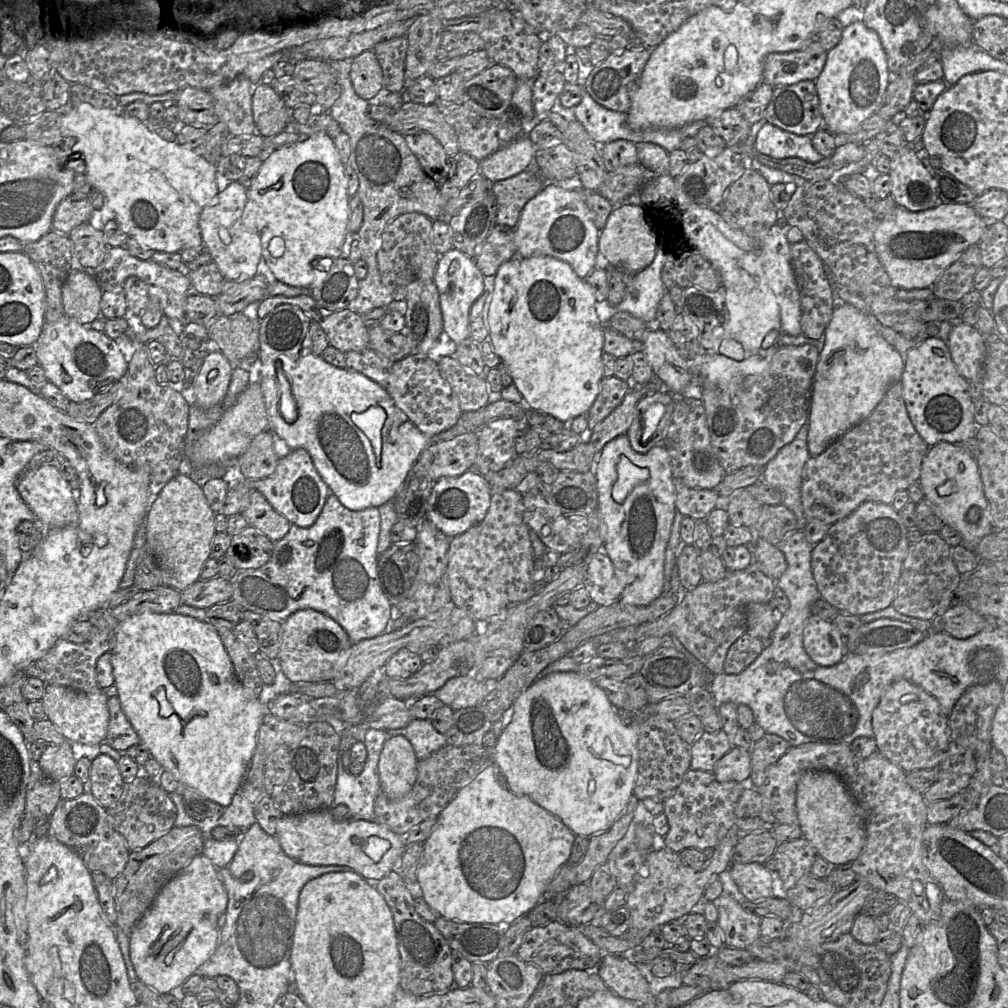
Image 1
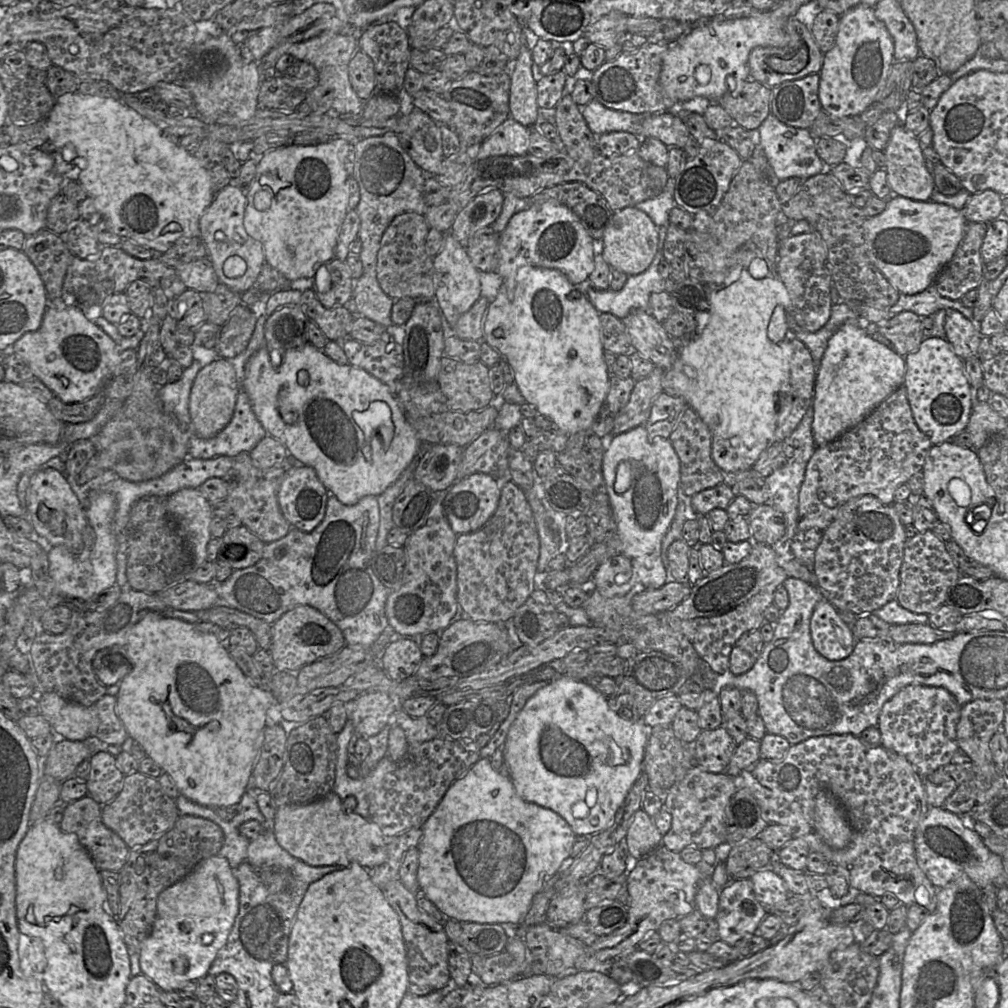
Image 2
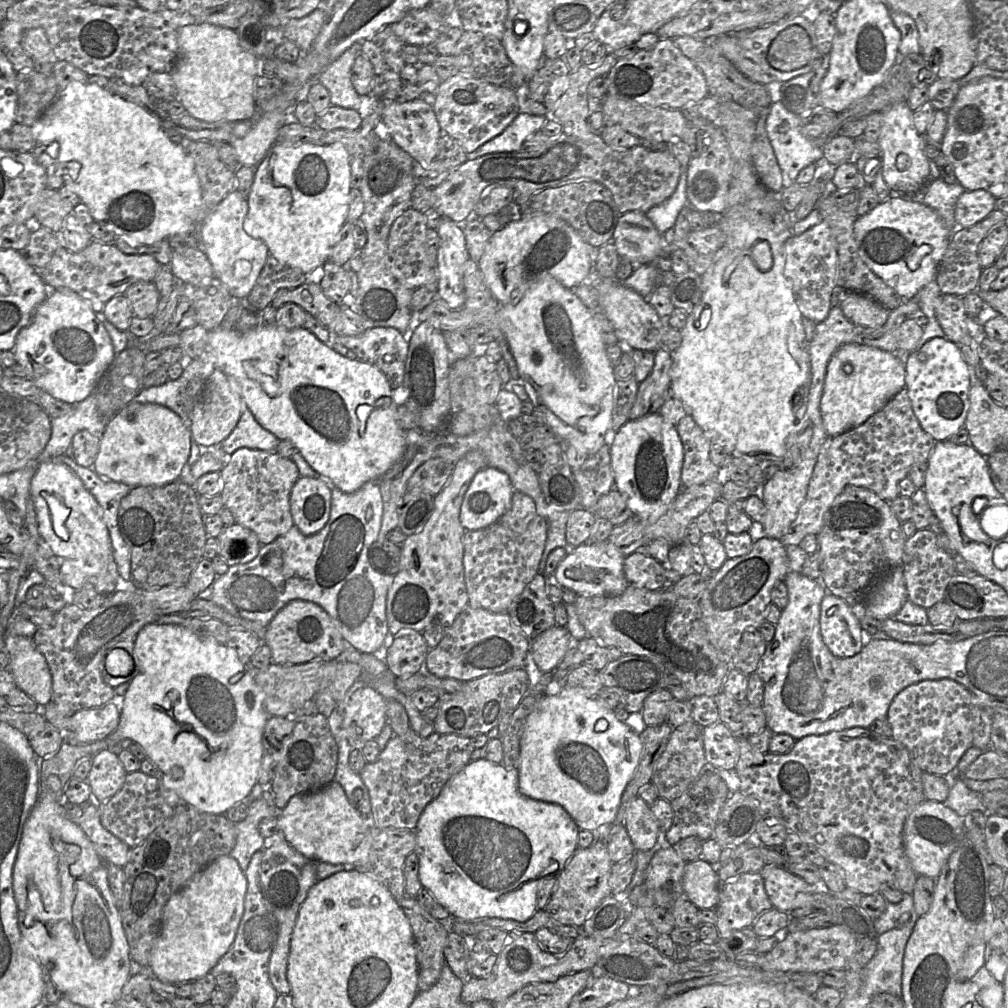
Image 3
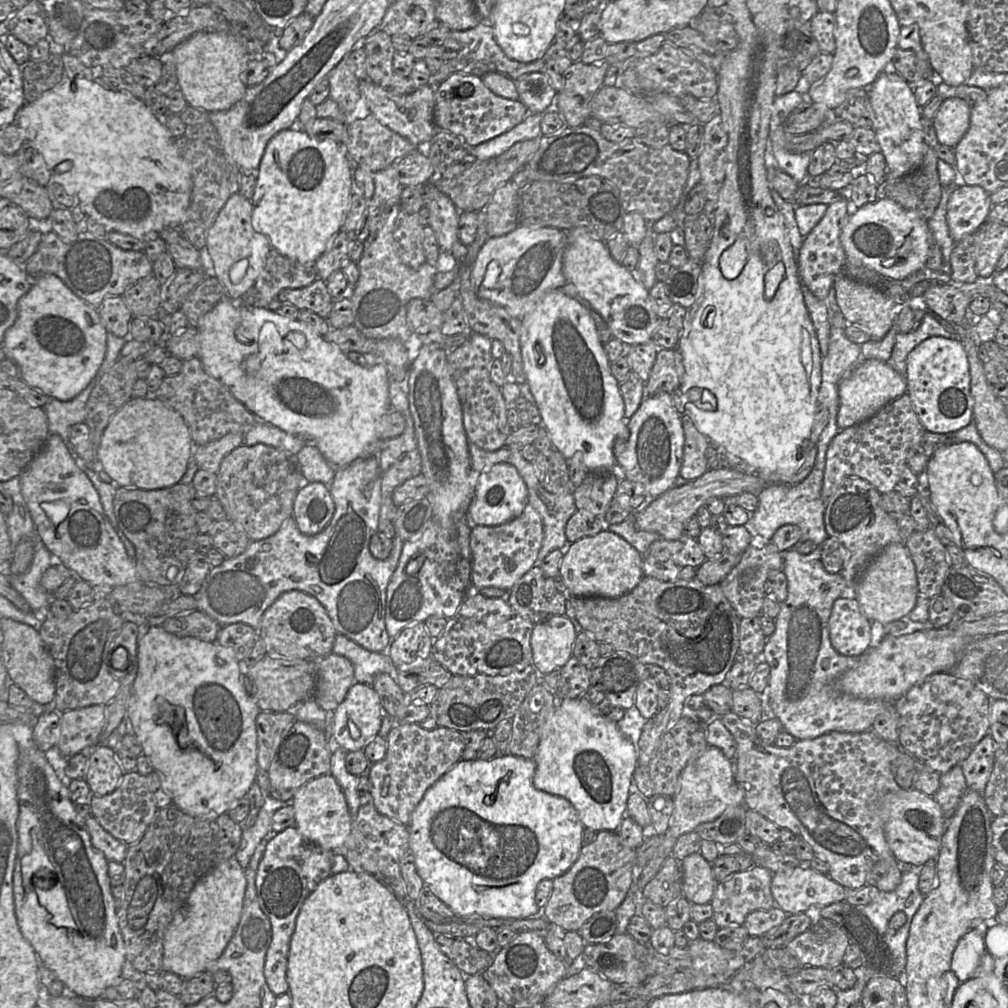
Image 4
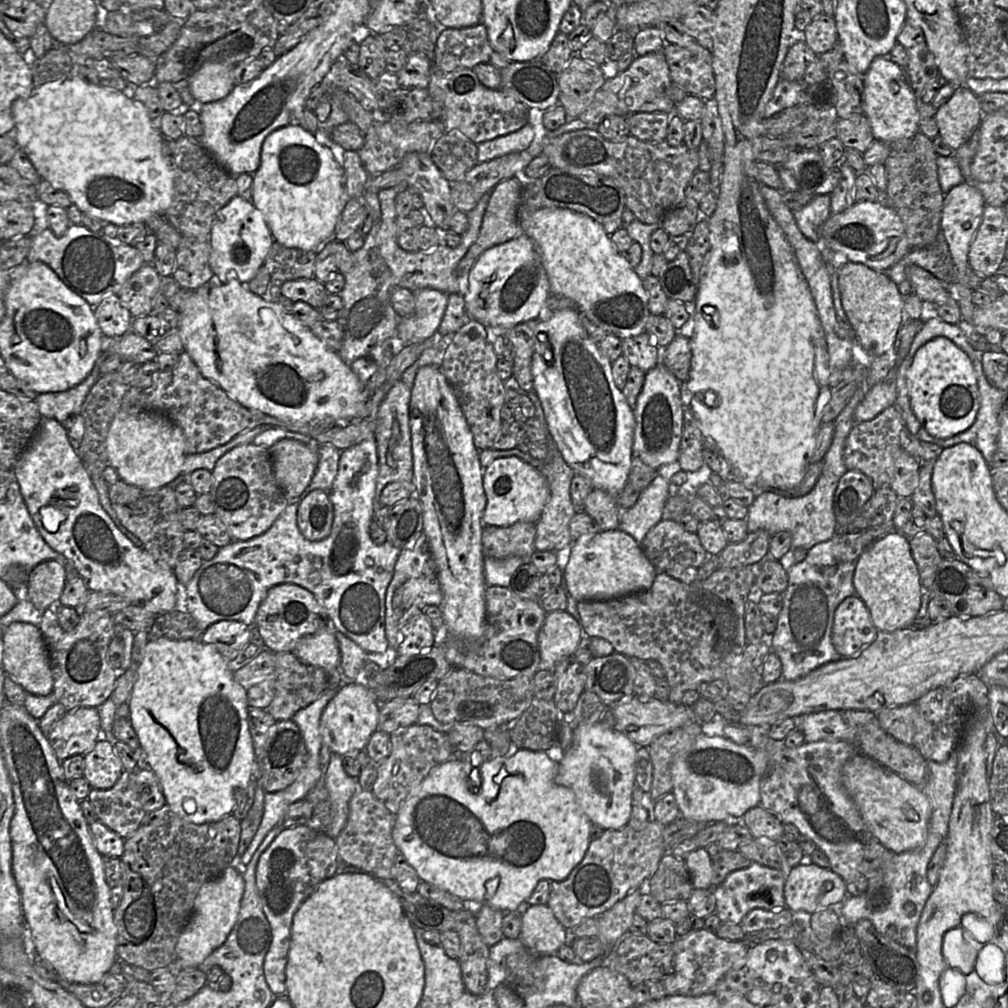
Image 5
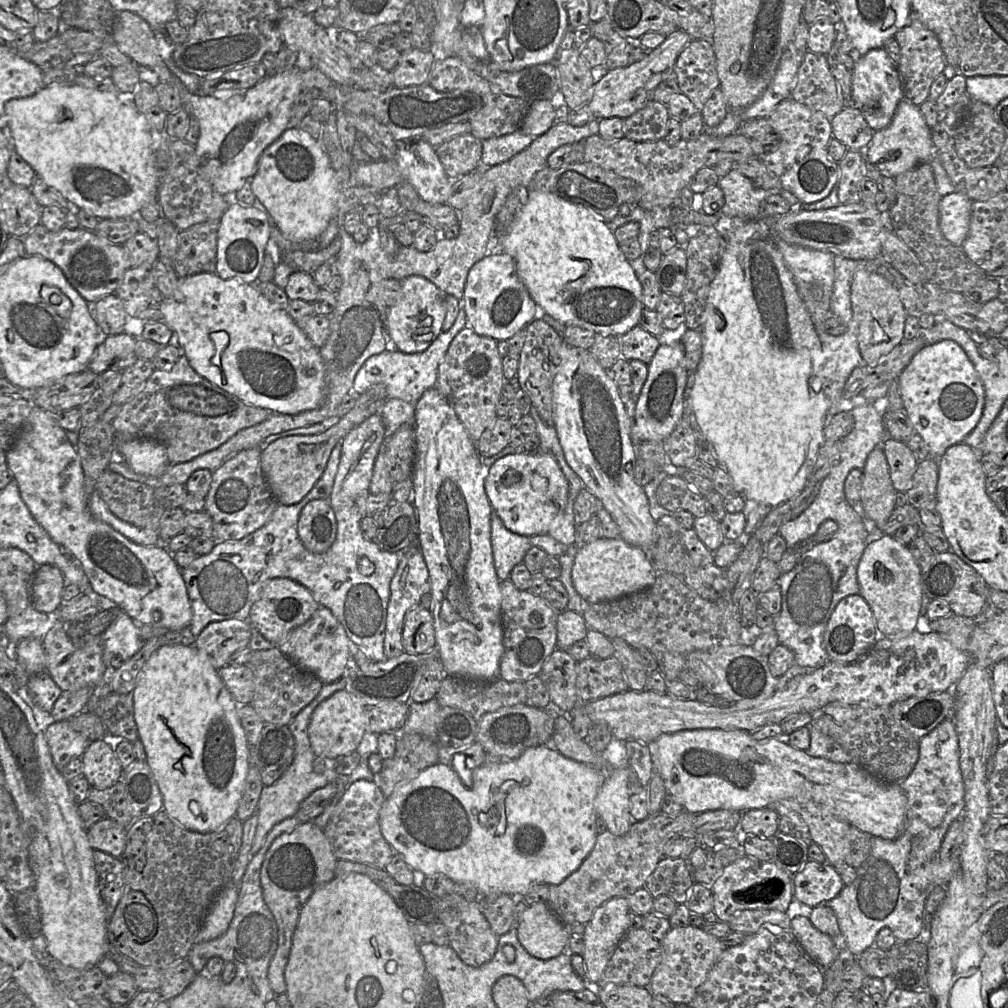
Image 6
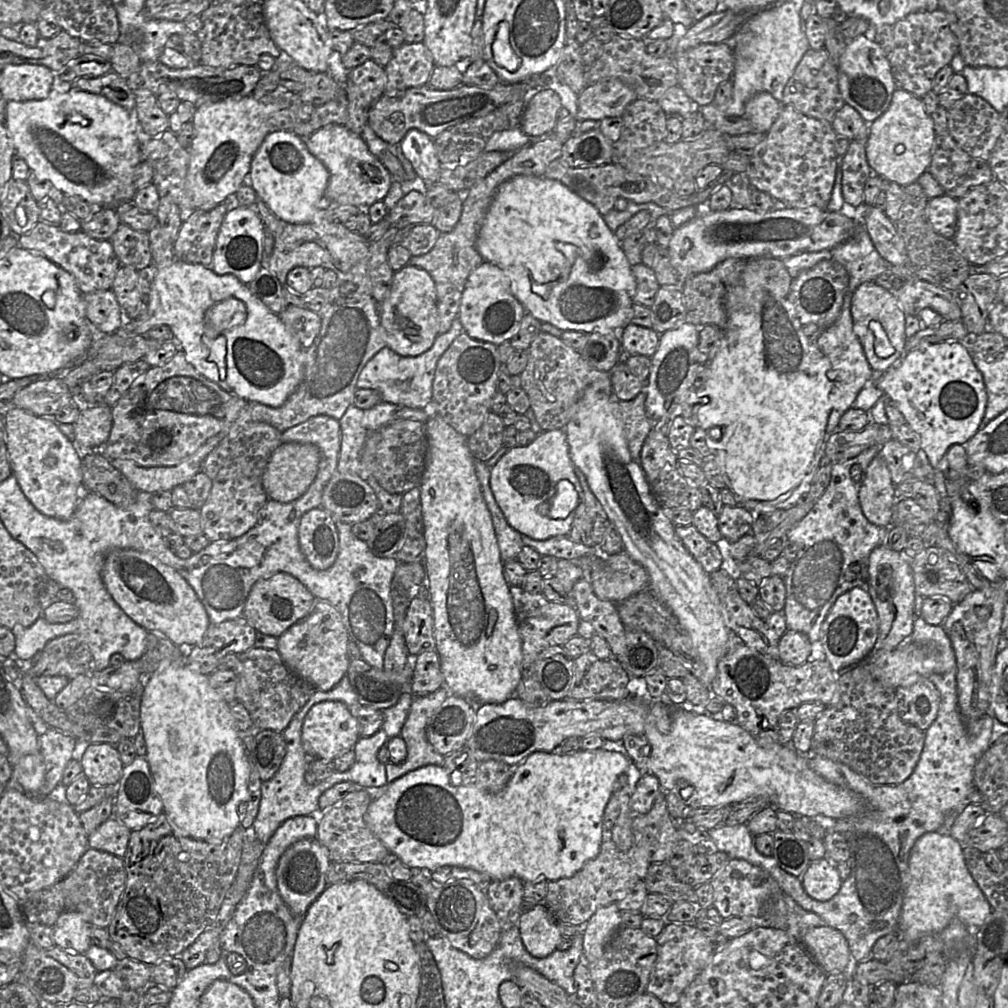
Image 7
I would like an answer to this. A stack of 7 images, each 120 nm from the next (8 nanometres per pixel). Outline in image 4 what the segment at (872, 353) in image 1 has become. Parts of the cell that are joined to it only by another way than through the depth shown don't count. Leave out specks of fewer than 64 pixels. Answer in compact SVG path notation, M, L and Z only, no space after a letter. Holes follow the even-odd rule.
M868 359L857 364L838 387L839 411L837 425L840 430L864 422L881 408L900 396L907 394L907 381L887 362Z

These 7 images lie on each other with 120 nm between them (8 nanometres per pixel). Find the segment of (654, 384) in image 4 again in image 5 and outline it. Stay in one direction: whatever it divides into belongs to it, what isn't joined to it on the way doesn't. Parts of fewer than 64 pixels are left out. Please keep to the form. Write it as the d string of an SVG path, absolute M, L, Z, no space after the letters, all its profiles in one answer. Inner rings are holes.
M677 334L665 347L661 362L680 382L687 381L691 366L691 339Z

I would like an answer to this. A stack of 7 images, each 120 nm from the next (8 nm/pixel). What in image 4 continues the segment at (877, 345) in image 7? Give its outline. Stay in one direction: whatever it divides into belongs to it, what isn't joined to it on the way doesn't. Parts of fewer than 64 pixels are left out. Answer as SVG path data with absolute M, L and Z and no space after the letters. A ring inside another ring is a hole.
M843 272L833 286L845 321L866 331L872 340L883 339L899 312L893 300L879 289L857 282Z

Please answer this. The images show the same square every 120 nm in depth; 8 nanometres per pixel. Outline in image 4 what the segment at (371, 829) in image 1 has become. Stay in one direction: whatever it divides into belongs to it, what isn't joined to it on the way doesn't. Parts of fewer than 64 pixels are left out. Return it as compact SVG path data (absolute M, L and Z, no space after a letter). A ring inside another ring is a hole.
M331 774L319 776L300 787L295 792L291 805L295 811L295 828L304 838L334 855L341 854L353 820L344 793Z

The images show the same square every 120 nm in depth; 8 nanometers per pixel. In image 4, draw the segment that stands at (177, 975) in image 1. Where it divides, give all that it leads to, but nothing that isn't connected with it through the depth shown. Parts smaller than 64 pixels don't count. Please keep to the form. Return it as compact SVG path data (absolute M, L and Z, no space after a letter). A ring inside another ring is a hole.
M235 857L218 864L200 878L165 931L162 970L183 979L205 972L208 965L221 956L236 931L245 890L245 869Z

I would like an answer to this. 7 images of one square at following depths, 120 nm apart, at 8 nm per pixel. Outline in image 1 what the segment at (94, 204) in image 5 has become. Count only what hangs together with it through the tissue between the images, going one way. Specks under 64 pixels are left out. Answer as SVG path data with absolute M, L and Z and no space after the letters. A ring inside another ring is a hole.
M88 103L73 106L62 118L62 137L74 136L77 143L73 152L84 155L85 175L95 190L100 191L115 213L121 229L145 249L180 253L188 248L203 246L199 218L202 210L213 203L219 194L218 167L177 142L168 142L150 131L144 122L124 116L121 111L95 108Z

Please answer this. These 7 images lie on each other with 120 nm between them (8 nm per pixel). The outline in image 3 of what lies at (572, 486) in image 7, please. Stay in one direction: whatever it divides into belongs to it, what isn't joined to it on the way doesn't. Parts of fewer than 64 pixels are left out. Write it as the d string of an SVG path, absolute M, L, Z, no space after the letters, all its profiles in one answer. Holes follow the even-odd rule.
M485 467L472 479L460 508L465 530L480 530L495 523L511 507L514 493L509 476L494 467Z

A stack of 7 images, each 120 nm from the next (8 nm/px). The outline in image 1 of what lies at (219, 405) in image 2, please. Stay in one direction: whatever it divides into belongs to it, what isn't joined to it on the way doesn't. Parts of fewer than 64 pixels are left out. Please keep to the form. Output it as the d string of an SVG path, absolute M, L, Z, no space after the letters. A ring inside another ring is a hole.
M217 348L205 357L198 375L191 383L191 399L208 409L225 398L233 372L233 365Z

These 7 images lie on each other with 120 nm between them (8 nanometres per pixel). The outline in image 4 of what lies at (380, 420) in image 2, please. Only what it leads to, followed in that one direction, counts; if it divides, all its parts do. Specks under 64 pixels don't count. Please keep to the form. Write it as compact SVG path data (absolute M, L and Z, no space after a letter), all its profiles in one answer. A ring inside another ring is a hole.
M228 298L220 301L211 311L205 314L197 329L199 334L199 358L205 371L226 386L232 395L253 413L259 421L275 426L291 435L307 435L312 440L313 445L319 449L325 459L335 468L345 467L359 458L378 456L380 444L384 441L380 439L380 420L390 409L388 373L384 364L366 366L355 364L347 358L346 353L335 343L325 340L307 323L283 316L268 308L242 306L241 299L232 301ZM290 332L299 332L305 337L306 342L303 349L296 348L287 340L287 335Z

